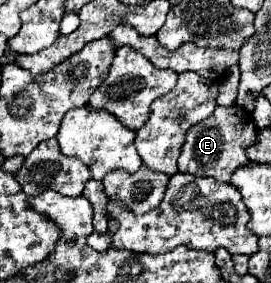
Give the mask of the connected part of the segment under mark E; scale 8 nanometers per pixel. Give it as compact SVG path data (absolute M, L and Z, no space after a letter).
M237 105L217 107L211 117L193 125L187 131L179 157L179 171L199 177L213 177L217 181L229 183L231 171L249 161L245 149L247 145L253 143L253 139L255 139L255 123L247 111L243 111Z

